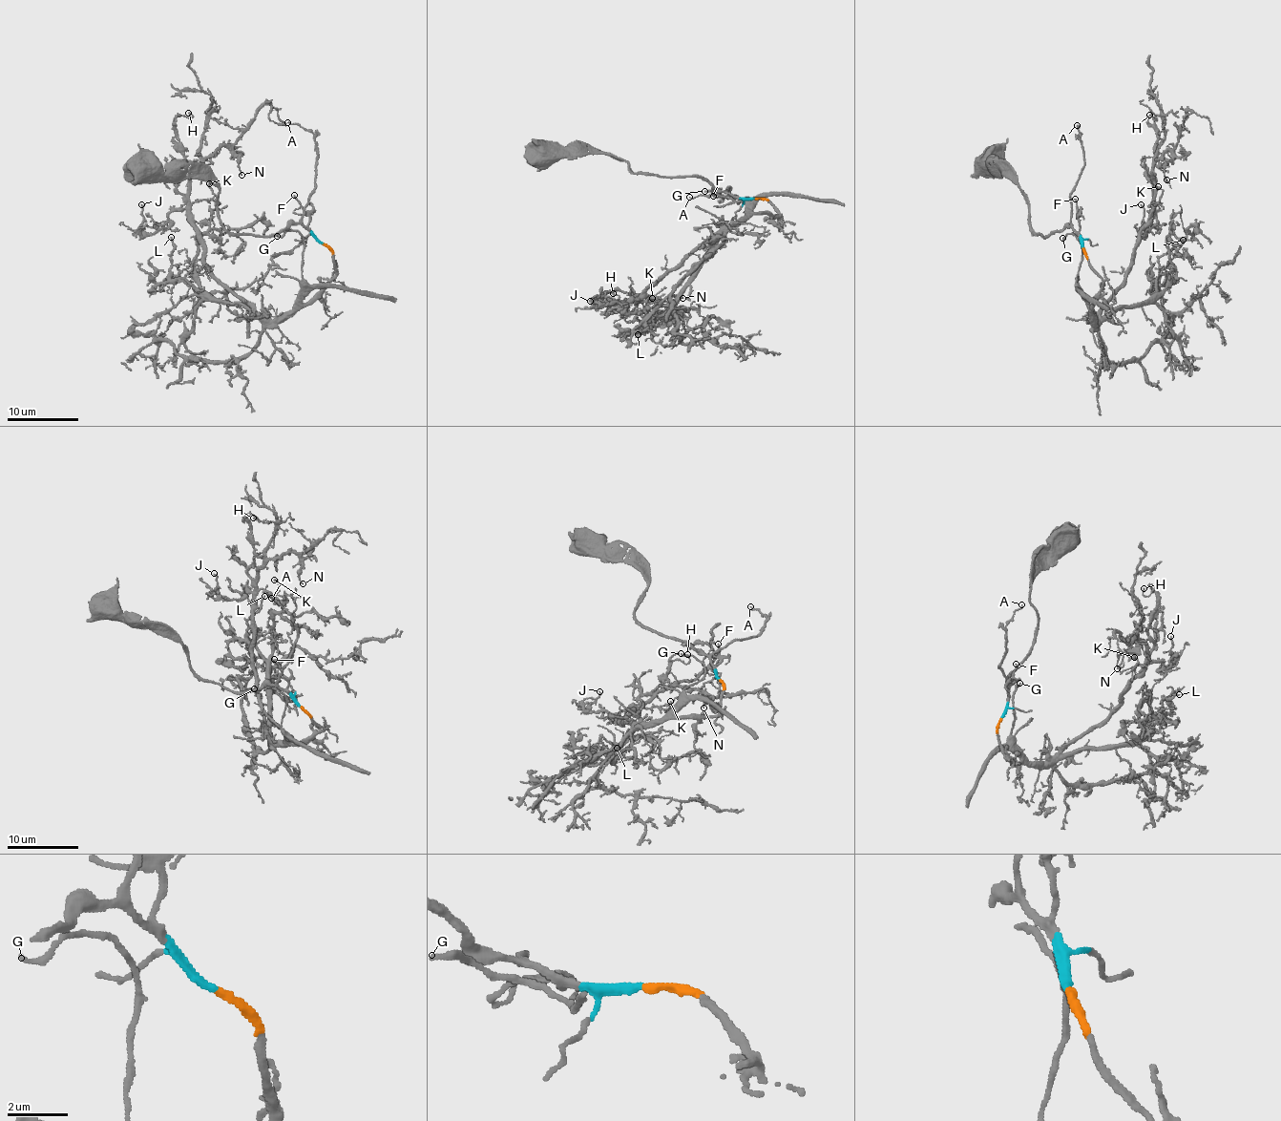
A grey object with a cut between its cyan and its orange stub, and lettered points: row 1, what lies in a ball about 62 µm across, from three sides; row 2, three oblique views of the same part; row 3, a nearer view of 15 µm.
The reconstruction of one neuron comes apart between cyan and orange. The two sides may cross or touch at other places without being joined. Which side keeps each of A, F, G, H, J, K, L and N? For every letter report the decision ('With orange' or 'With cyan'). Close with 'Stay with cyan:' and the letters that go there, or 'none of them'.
A: With cyan
F: With cyan
G: With orange
H: With orange
J: With orange
K: With orange
L: With orange
N: With orange
Stay with cyan: A, F

